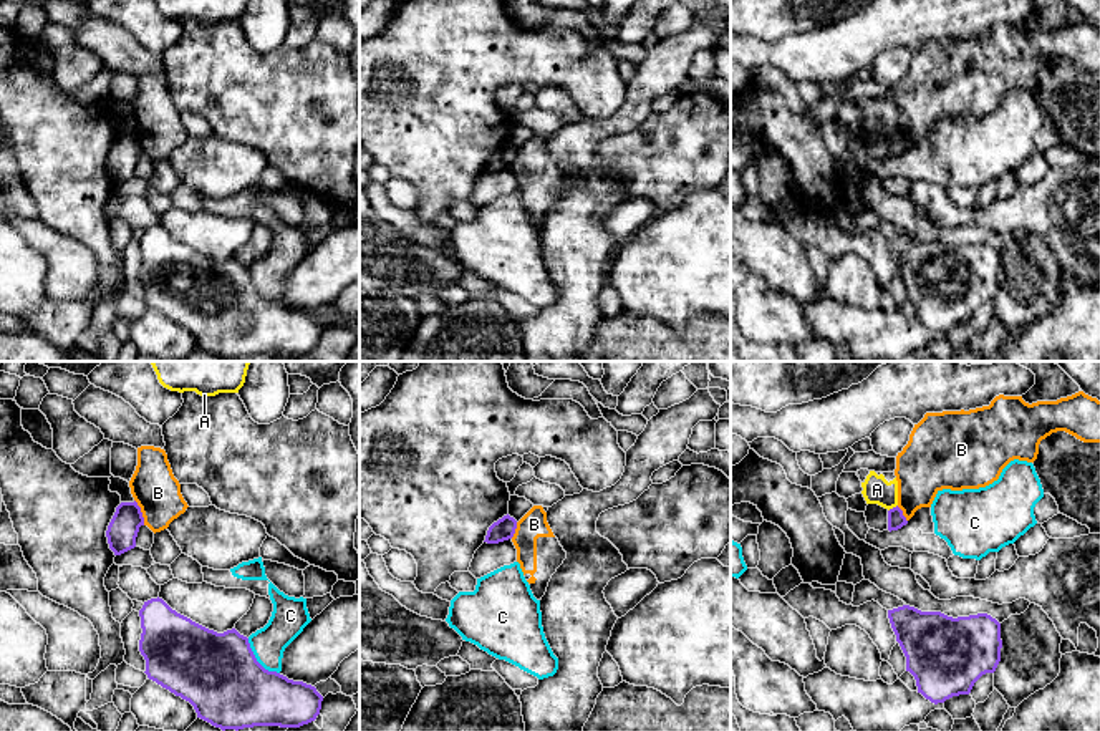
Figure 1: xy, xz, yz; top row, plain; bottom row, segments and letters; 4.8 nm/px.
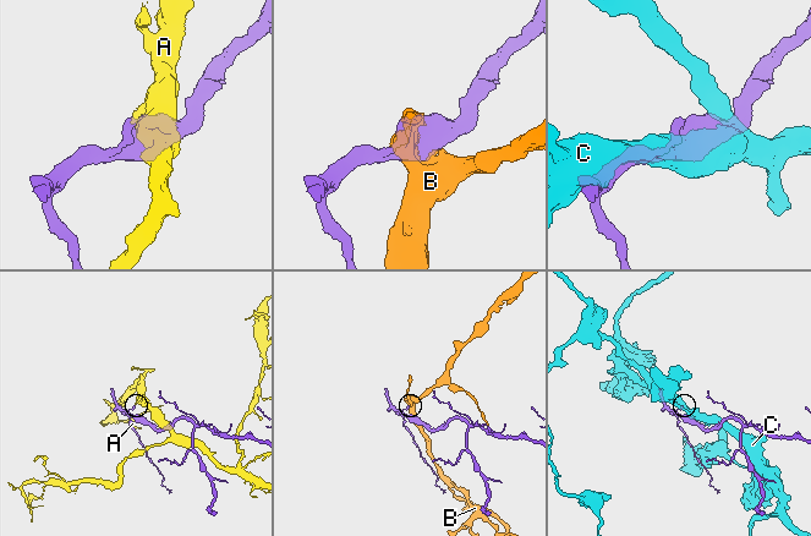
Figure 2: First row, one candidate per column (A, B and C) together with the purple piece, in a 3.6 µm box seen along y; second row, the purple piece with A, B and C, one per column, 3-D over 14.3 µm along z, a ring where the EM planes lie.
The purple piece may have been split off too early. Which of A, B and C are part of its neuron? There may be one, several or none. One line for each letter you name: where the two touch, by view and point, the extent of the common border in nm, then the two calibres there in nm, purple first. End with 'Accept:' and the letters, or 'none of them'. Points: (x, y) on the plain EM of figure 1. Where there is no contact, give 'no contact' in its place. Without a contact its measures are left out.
Accept: none of them

